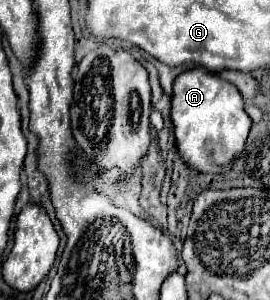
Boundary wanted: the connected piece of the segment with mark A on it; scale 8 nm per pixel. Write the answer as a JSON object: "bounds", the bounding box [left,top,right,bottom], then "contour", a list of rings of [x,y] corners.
{"bounds":[170,68,252,174],"contour":[[[206,68],[186,70],[174,80],[170,118],[178,154],[190,168],[204,174],[226,174],[232,168],[244,150],[252,124],[244,112],[244,98],[238,88]]]}

